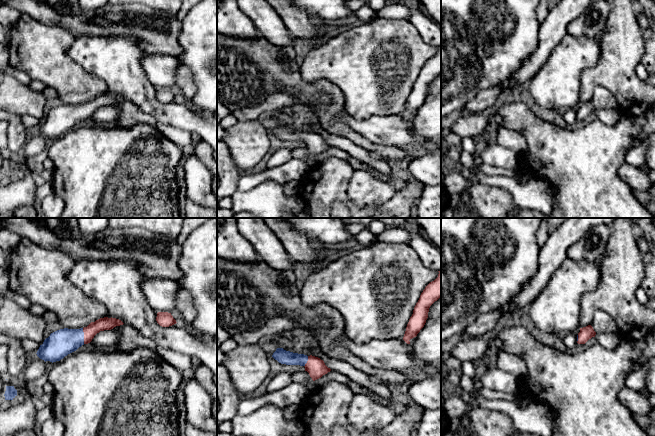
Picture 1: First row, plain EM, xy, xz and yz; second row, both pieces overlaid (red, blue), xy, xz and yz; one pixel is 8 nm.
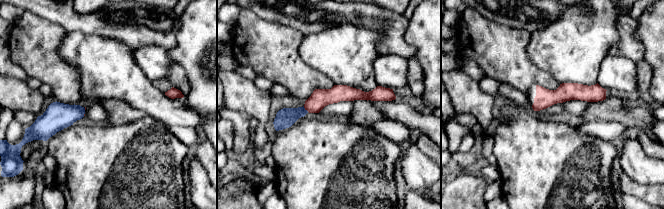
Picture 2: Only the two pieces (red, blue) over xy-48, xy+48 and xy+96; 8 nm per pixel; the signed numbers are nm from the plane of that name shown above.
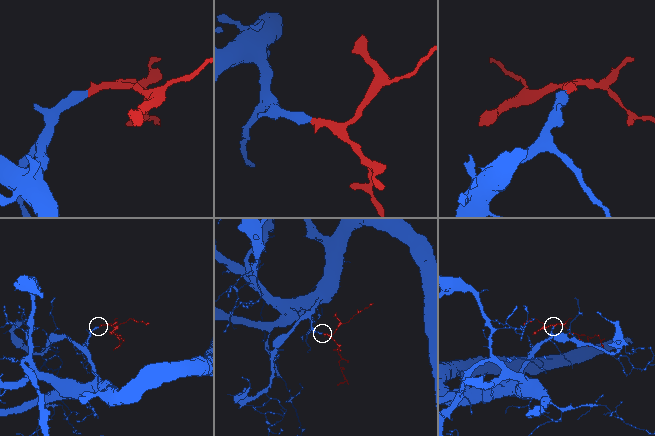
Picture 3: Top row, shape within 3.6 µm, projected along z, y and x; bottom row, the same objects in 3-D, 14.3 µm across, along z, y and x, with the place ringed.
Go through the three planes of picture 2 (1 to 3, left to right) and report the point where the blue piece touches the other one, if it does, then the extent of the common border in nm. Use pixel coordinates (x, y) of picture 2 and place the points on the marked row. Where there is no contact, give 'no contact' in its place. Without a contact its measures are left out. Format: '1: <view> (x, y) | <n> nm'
1: no contact
2: xy+48 (306, 109) | 60 nm
3: no contact

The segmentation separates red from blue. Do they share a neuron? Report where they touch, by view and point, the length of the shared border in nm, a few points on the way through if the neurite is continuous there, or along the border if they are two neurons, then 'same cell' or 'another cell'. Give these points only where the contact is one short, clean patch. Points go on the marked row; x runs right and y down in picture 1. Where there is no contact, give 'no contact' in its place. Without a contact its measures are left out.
meets red in xy at (84, 336); contact 130 nm long; runs through xy (93, 328), (84, 336), (60, 343); same cell

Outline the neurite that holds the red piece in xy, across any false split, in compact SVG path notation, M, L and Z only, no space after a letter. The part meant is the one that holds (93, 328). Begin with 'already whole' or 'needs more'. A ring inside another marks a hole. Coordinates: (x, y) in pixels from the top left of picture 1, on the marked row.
needs more | M104 317L91 322L84 328L57 330L44 340L36 354L45 362L50 361L53 363L60 361L82 345L90 343L100 331L111 330L123 324L119 319Z

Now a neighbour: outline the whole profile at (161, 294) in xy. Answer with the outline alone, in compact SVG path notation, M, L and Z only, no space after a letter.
M148 277L142 283L144 295L156 313L175 311L180 289L177 282L162 278Z

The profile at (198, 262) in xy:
M209 218L195 228L181 247L178 266L183 278L178 284L191 294L196 311L196 317L190 325L198 335L213 339L217 336L217 218Z

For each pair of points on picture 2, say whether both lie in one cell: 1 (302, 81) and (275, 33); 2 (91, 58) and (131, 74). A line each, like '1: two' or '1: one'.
1: one
2: one

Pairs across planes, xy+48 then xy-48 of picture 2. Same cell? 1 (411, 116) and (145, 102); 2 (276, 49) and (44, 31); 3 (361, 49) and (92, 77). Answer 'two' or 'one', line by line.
1: one
2: one
3: one

